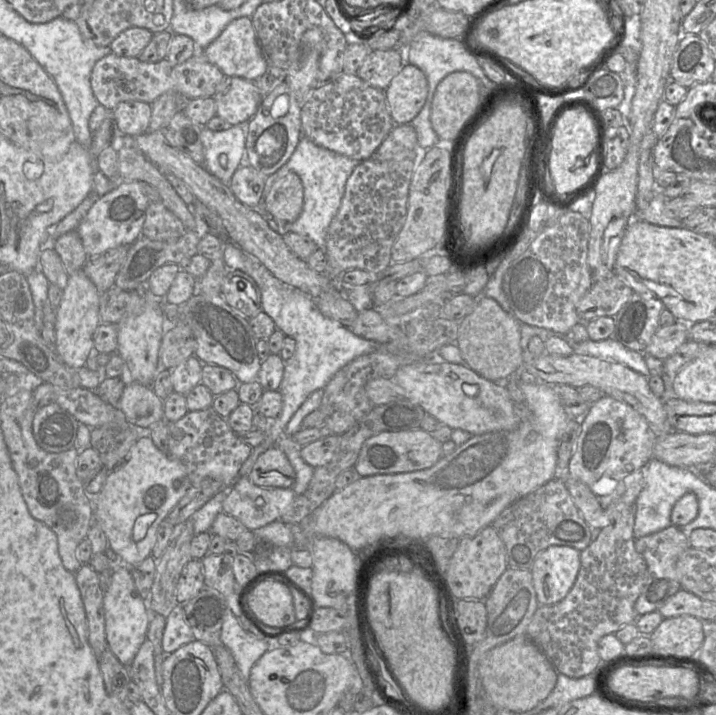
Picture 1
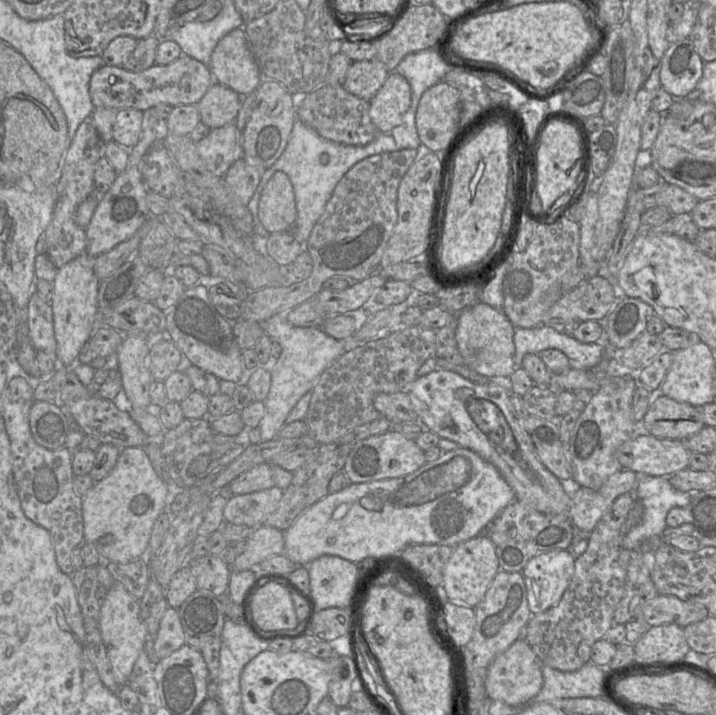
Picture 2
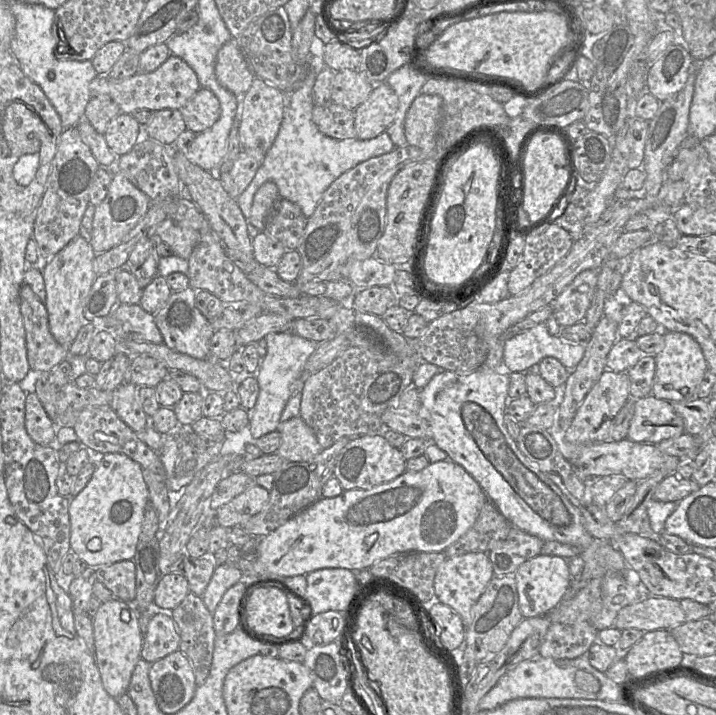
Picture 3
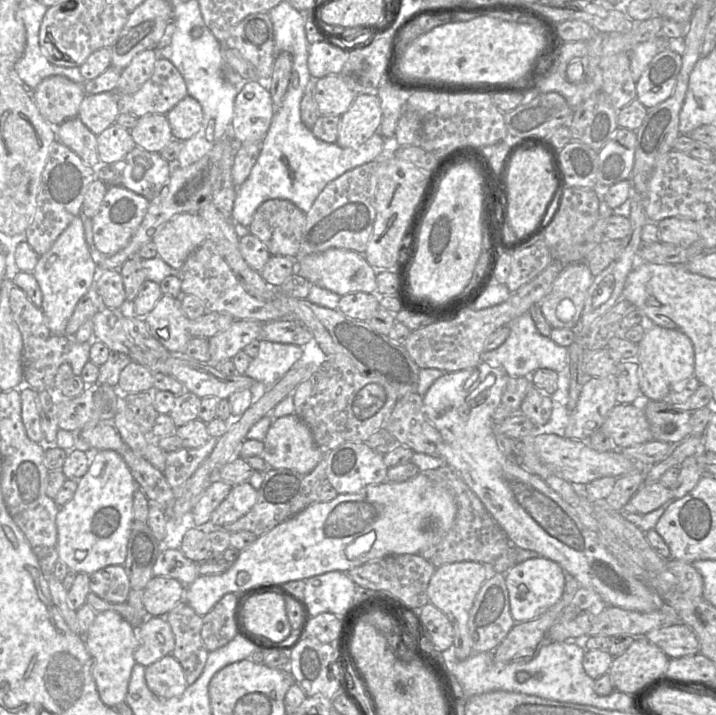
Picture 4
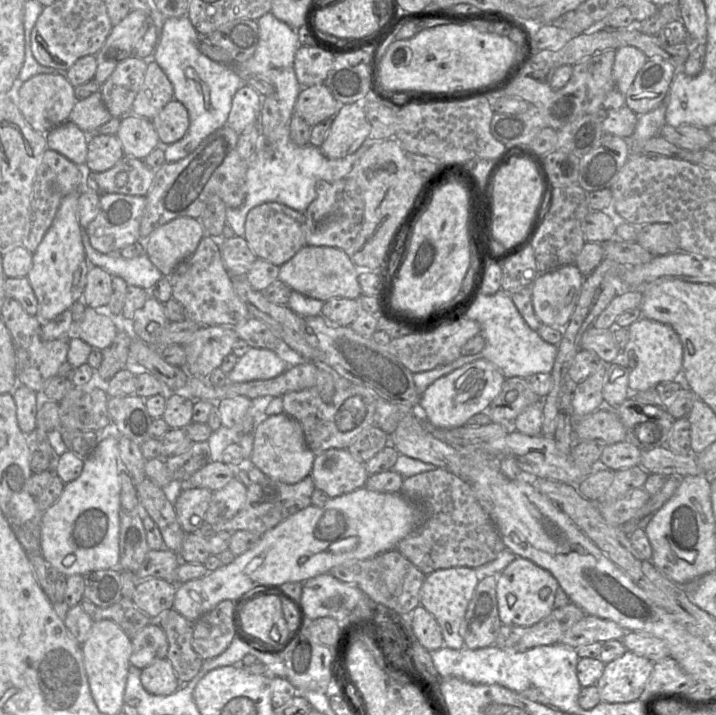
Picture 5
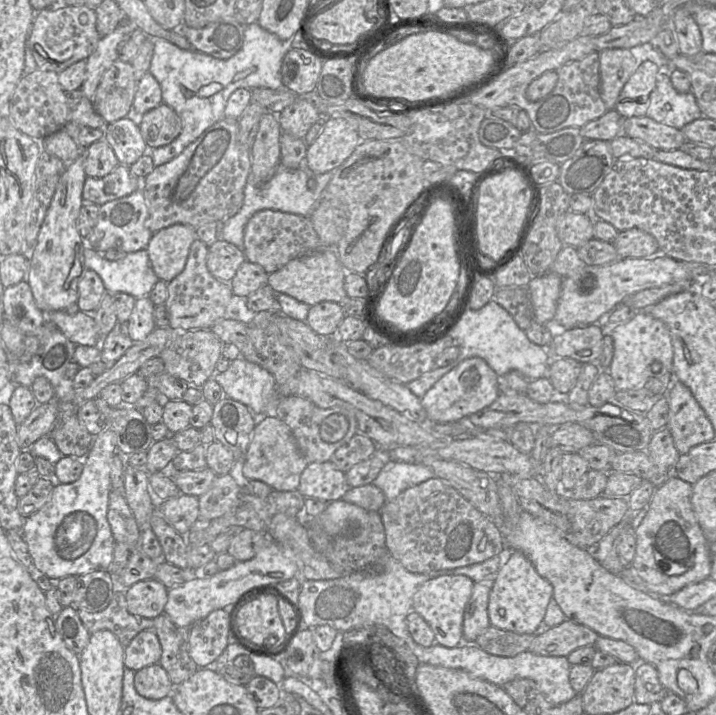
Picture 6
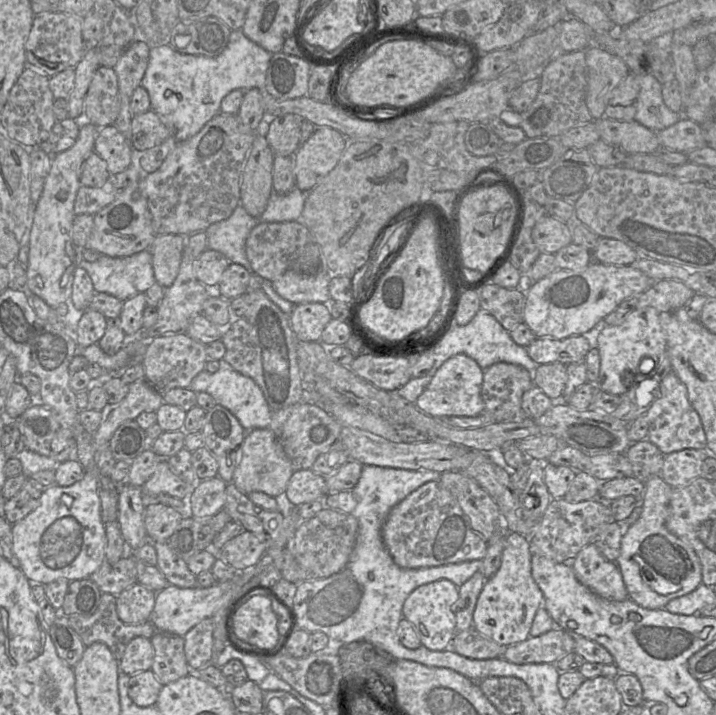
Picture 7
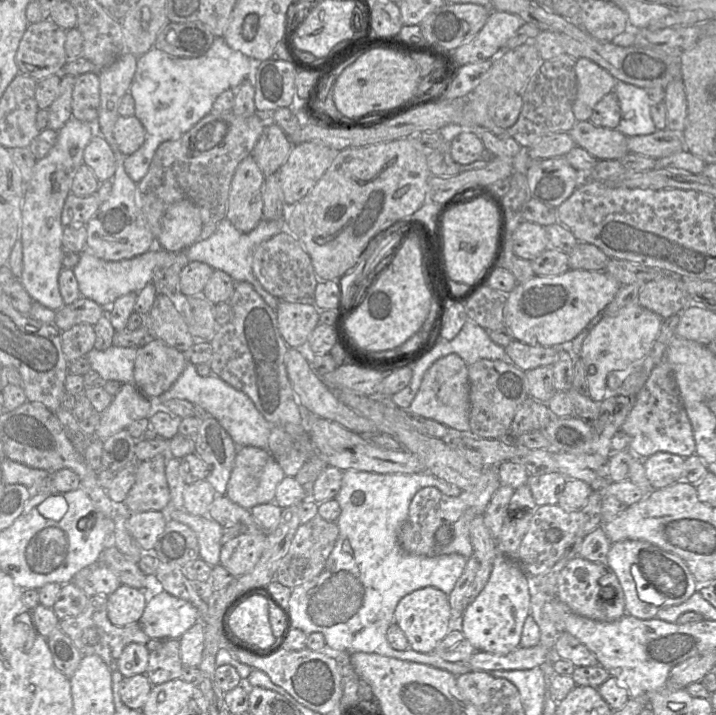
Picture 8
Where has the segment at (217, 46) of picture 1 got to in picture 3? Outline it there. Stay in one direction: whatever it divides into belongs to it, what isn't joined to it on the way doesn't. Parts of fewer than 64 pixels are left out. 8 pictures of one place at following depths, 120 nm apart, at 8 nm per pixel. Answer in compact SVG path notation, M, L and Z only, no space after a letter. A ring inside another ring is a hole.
M231 39L217 53L215 75L218 82L237 97L242 97L255 78L237 41Z

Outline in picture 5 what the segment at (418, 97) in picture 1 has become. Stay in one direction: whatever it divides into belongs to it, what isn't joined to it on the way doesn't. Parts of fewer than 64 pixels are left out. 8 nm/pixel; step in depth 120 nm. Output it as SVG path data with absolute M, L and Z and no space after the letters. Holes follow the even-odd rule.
M362 103L341 105L331 119L330 129L319 149L328 159L344 158L365 143L370 131Z

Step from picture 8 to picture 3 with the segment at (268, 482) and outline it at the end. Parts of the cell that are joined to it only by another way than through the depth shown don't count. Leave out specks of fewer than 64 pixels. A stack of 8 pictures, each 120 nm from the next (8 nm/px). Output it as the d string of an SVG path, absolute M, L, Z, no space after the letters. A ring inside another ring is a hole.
M300 416L291 418L283 423L281 422L277 430L281 434L281 444L276 453L289 462L309 461L323 450L313 430Z

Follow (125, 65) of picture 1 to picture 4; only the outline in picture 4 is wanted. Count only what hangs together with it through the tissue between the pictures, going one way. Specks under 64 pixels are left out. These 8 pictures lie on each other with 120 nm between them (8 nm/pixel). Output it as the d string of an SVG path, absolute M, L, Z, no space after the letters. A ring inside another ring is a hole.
M158 57L152 75L138 91L119 95L119 108L136 117L166 115L187 95L184 78L178 69L169 60Z

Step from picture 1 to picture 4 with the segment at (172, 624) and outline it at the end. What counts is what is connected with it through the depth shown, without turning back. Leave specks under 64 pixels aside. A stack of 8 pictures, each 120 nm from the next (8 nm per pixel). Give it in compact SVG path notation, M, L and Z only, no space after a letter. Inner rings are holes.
M148 617L136 630L138 646L134 657L145 668L174 650L174 634L166 619Z

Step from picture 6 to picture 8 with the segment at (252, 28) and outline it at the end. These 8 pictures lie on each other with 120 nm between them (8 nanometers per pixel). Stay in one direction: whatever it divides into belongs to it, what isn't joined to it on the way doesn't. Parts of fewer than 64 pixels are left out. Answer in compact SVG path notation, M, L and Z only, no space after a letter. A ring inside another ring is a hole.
M215 37L208 51L196 58L176 57L155 47L140 56L129 93L135 102L134 115L143 124L146 136L136 152L126 155L124 168L128 176L139 183L147 174L161 143L179 139L211 113L215 100L222 92L236 90L253 73L254 61L232 49L223 37Z

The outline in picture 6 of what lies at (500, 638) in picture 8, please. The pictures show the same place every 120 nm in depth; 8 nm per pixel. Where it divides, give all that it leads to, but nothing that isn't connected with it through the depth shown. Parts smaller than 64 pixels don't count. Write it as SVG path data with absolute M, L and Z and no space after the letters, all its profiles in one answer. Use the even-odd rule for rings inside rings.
M509 547L500 552L501 568L496 574L488 602L491 626L518 634L535 633L544 619L547 606L553 598L553 586L535 569L528 557Z

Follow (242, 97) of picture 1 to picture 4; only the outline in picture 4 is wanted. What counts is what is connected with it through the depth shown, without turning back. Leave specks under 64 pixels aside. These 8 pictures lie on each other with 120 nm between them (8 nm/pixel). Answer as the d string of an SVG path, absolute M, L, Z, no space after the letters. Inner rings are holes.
M187 95L166 114L166 117L171 127L173 139L185 141L200 130L203 111L200 103Z

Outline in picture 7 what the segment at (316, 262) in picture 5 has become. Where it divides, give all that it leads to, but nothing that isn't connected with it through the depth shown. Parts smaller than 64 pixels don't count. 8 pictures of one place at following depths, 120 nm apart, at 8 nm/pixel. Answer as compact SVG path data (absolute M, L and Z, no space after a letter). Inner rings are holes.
M321 269L316 274L287 271L272 282L273 289L283 299L295 305L331 301L329 284L332 275Z

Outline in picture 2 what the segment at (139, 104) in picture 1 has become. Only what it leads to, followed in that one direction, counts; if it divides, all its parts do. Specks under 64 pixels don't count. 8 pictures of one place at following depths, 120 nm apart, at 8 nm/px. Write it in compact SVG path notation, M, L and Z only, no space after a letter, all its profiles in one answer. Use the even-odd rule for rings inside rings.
M124 108L116 111L112 139L125 149L134 147L143 132L144 112Z

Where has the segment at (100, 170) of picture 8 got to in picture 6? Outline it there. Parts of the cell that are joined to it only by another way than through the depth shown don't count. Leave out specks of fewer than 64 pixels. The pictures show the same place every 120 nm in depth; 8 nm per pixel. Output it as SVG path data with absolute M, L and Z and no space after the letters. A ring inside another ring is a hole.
M127 116L106 124L103 139L114 151L119 164L130 166L148 152L138 120Z

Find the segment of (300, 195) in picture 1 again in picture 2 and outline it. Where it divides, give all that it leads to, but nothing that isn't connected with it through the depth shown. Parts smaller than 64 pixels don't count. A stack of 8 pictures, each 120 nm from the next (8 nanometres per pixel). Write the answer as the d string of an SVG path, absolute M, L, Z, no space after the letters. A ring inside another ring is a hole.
M277 171L265 185L258 204L258 218L270 234L289 231L295 224L295 194L286 173Z

